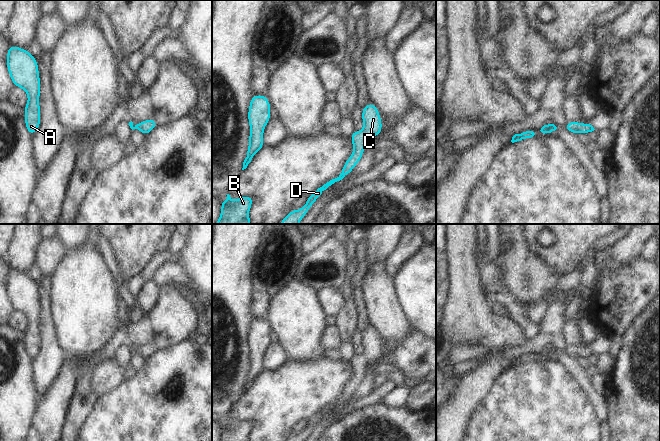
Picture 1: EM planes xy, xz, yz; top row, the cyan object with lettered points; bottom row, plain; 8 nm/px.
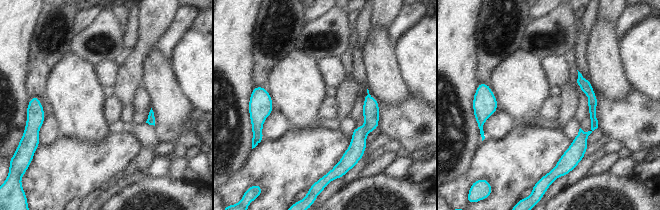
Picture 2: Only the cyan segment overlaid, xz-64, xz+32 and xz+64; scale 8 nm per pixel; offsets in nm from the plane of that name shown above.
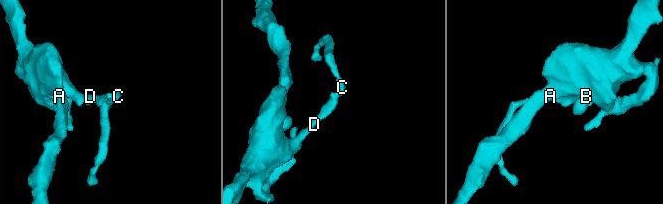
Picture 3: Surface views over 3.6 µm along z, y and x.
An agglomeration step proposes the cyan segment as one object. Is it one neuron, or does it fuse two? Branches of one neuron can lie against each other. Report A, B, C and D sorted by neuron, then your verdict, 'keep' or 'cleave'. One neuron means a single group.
groups A B C D; keep

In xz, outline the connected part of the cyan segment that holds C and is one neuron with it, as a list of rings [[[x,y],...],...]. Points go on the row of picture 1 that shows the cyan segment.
[[[369,102],[362,108],[362,123],[364,127],[361,131],[353,131],[350,139],[353,145],[353,153],[346,160],[340,175],[318,188],[314,193],[307,197],[306,204],[299,210],[290,210],[279,224],[299,224],[299,222],[308,213],[314,202],[322,196],[323,191],[337,181],[342,180],[346,175],[349,175],[353,168],[359,163],[364,154],[365,144],[369,137],[379,136],[382,132],[382,120],[377,107]]]

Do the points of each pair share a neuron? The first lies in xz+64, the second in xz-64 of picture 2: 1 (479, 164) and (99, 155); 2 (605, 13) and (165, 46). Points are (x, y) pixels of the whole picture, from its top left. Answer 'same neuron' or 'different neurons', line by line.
1: same neuron
2: different neurons

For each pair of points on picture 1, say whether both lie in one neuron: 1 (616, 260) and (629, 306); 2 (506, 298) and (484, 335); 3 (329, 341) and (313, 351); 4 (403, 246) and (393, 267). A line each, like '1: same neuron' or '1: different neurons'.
1: different neurons
2: different neurons
3: different neurons
4: same neuron

